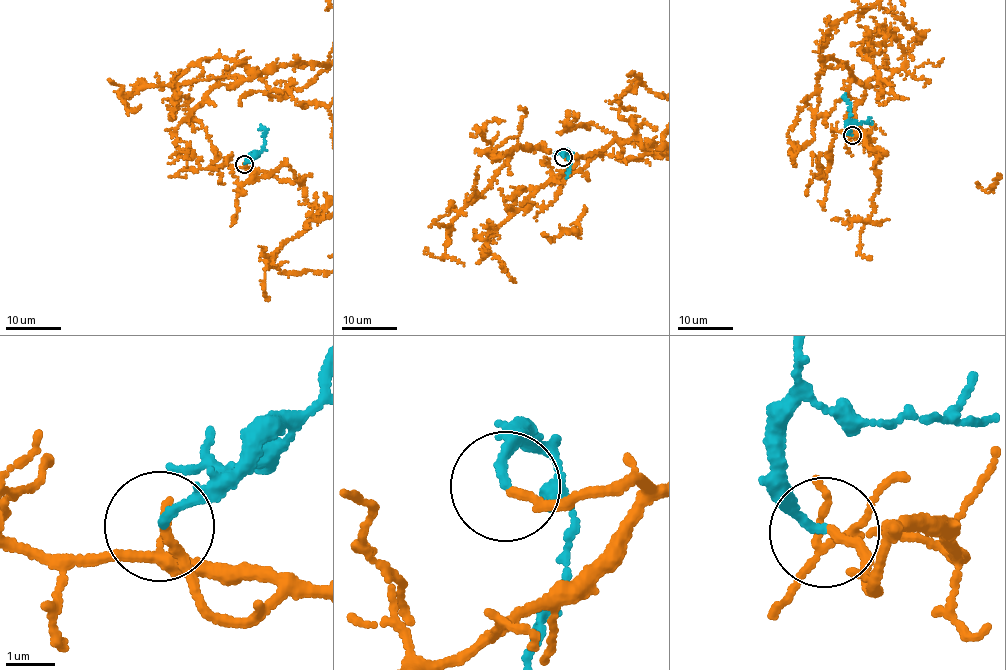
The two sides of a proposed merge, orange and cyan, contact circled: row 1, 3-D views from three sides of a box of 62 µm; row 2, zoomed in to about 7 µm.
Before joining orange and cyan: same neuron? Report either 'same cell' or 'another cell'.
same cell

